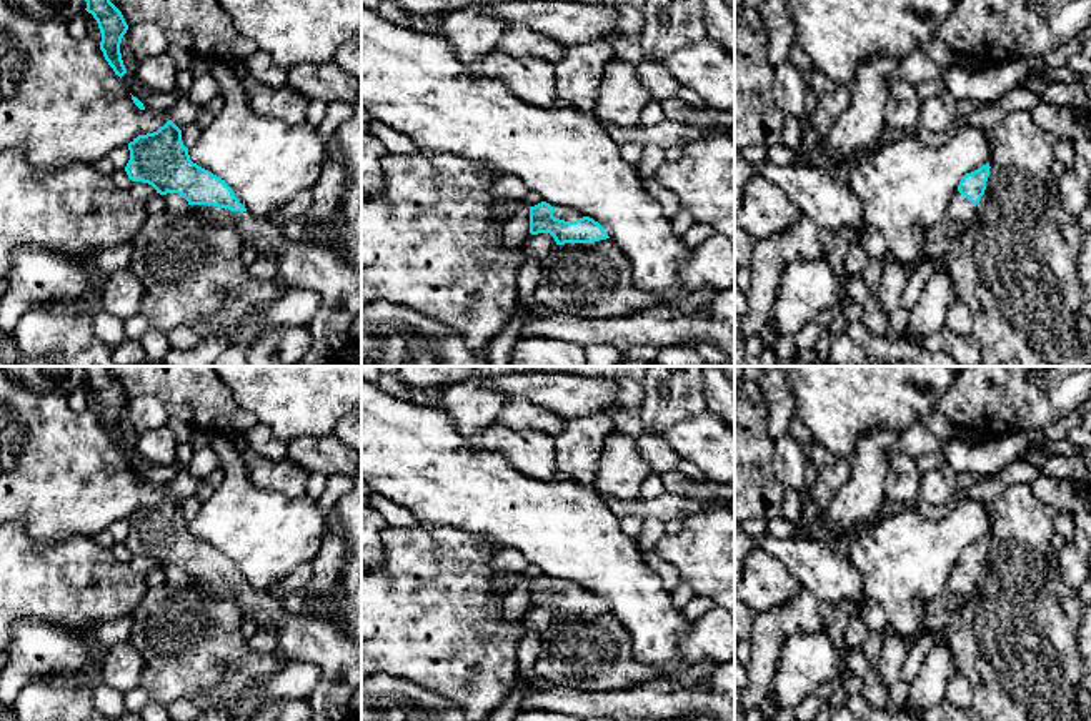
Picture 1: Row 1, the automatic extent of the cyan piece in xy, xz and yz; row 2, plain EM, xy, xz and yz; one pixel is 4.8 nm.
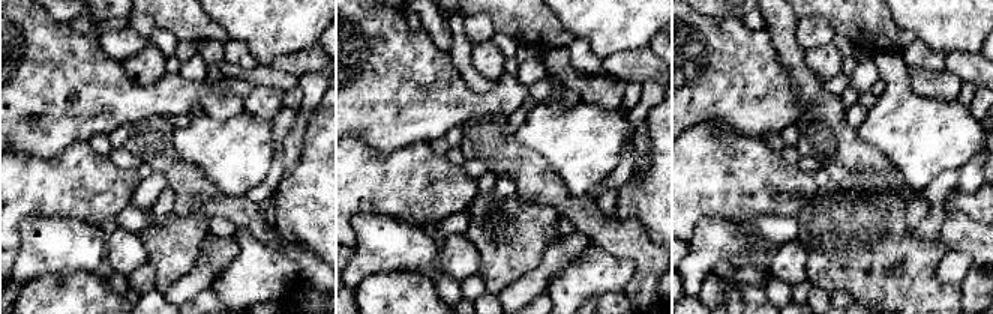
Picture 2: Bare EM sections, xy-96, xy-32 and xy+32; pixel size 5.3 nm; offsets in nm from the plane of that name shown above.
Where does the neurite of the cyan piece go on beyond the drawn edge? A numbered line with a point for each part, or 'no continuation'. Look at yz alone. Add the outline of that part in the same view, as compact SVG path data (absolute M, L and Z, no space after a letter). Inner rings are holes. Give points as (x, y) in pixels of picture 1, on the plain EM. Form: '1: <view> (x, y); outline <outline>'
1: yz (961, 586); outline M954 564L943 591L926 606L924 629L943 633L949 619L976 594L976 579Z

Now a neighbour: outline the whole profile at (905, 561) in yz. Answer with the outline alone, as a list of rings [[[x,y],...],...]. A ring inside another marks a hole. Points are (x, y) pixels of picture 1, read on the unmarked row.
[[[968,496],[939,520],[914,511],[881,518],[848,559],[861,576],[864,599],[878,603],[888,624],[909,641],[924,629],[926,606],[946,586],[961,551],[989,533],[984,501]]]

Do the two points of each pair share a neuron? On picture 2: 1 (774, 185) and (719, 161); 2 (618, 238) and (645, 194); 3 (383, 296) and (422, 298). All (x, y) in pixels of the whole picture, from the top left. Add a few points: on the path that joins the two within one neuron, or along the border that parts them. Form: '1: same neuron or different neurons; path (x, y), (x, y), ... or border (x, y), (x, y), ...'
1: same neuron; path (761, 184), (732, 175)
2: different neurons; border (614, 215), (618, 218), (635, 218), (656, 242)
3: same neuron; path (392, 298), (413, 298)

